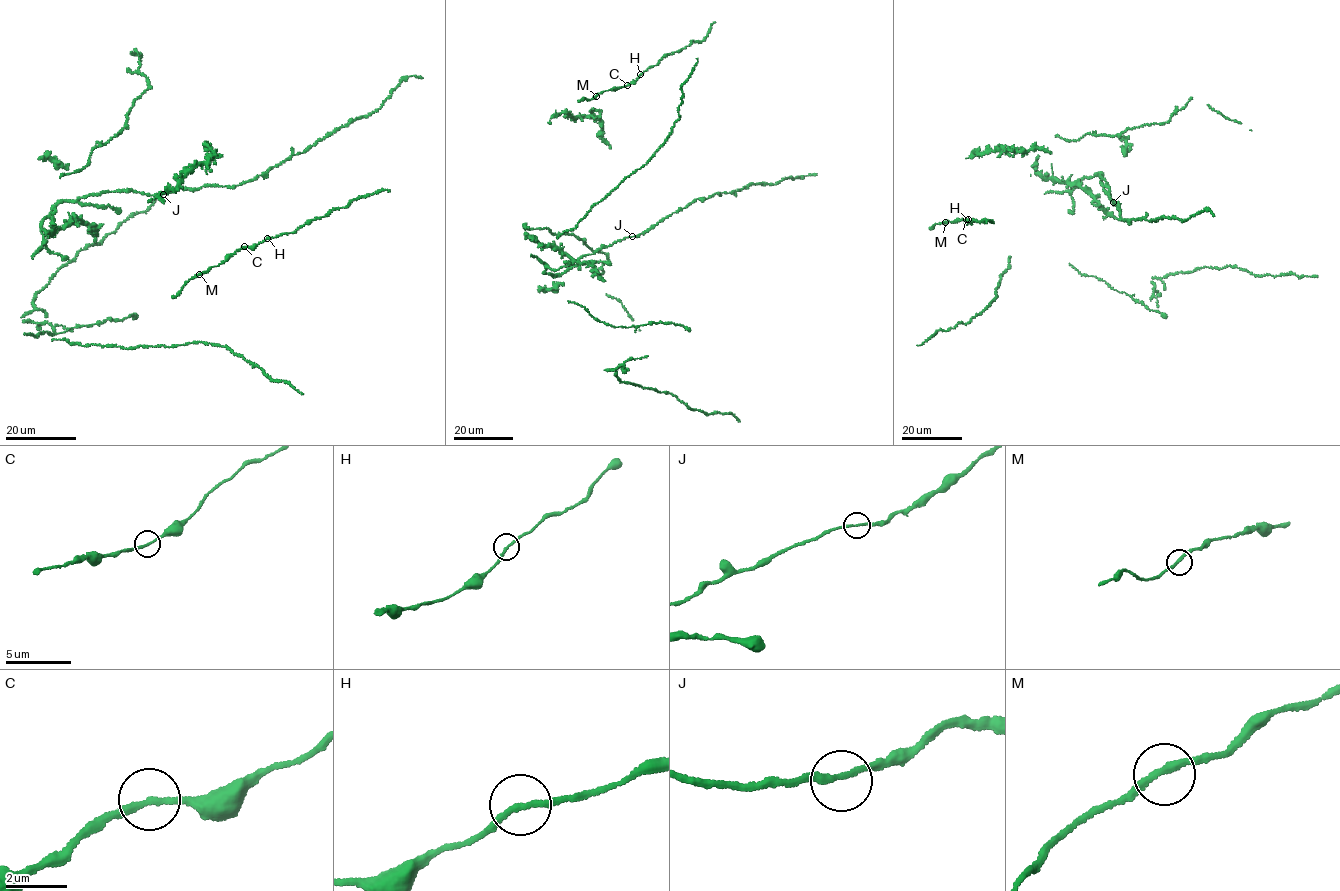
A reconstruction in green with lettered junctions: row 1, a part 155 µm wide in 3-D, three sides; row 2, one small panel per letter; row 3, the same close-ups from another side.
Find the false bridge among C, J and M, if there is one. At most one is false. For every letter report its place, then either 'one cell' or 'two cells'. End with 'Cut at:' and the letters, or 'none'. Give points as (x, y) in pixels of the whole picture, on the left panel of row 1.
C: (244, 246) | one cell
J: (163, 194) | one cell
M: (199, 274) | one cell
Cut at: none

